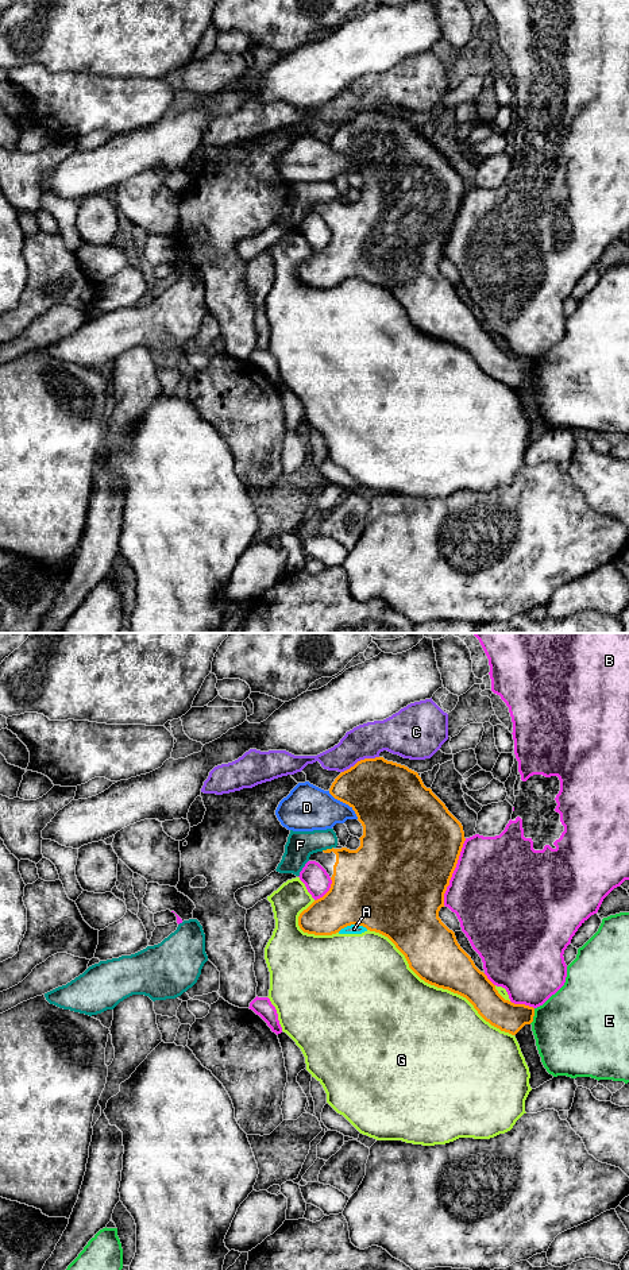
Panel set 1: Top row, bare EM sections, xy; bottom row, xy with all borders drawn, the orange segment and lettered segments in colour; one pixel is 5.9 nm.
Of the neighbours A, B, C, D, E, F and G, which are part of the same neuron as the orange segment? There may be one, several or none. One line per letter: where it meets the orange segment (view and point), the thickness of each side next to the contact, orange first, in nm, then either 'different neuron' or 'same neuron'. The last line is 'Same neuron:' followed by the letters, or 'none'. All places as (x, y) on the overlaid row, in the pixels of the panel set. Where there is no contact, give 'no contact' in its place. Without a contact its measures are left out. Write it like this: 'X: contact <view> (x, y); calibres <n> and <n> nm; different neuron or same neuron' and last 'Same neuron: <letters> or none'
A: contact xy (352, 923); calibres 480 and 60 nm; different neuron
B: contact xy (452, 872); calibres 500 and 500 nm; different neuron
C: contact xy (361, 760); calibres 400 and 200 nm; different neuron
D: contact xy (344, 802); calibres 420 and 280 nm; different neuron
E: contact xy (533, 1015); calibres 180 and 460 nm; different neuron
F: contact xy (327, 849); calibres 320 and 170 nm; different neuron
G: contact xy (438, 987); calibres 320 and 500 nm; different neuron
Same neuron: none

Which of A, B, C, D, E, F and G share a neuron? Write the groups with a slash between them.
A G / B / C / D / E / F

